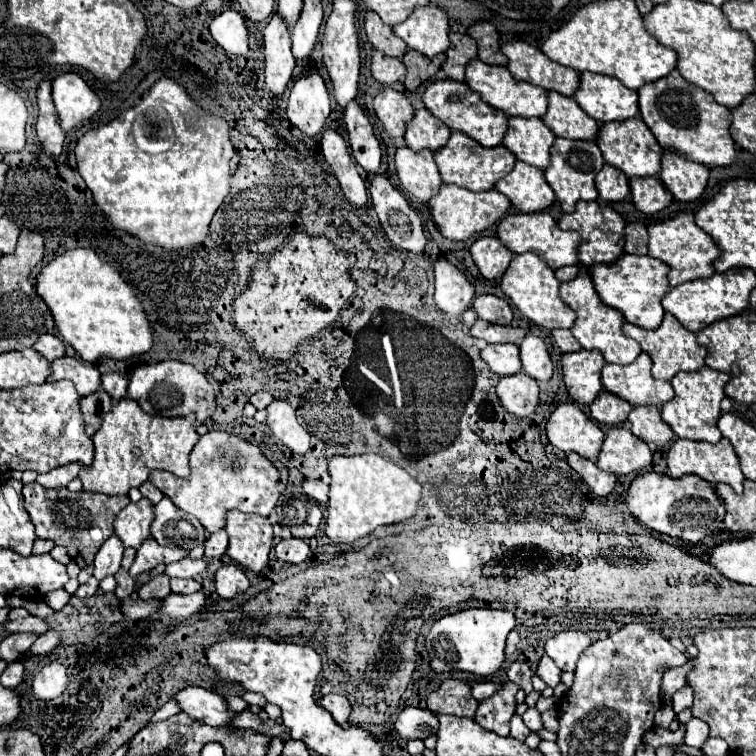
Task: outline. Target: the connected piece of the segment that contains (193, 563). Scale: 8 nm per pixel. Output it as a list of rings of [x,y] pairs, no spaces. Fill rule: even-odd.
[[[183,559],[177,563],[171,563],[165,567],[167,577],[179,577],[179,579],[191,579],[201,575],[207,569],[205,559]]]

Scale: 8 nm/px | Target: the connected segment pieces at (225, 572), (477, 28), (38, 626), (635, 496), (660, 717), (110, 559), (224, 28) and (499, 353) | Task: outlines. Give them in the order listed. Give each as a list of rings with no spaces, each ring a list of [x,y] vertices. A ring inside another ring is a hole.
[[[231,563],[231,565],[223,565],[215,573],[215,587],[217,587],[219,597],[233,599],[239,593],[243,593],[243,591],[249,589],[249,579],[247,579],[247,575],[243,573],[241,567],[237,567],[237,565]]]
[[[479,21],[467,31],[479,43],[479,59],[487,65],[507,65],[507,57],[501,53],[499,33],[489,21]]]
[[[29,615],[27,619],[15,619],[15,621],[7,619],[7,621],[3,623],[3,627],[5,627],[7,633],[29,631],[29,633],[41,633],[41,635],[43,635],[43,633],[47,631],[47,623],[45,623],[43,619],[39,619],[39,617],[33,617],[33,615]]]
[[[653,471],[637,475],[627,491],[627,507],[643,525],[651,527],[653,531],[669,537],[679,537],[689,543],[699,543],[707,535],[721,529],[725,517],[725,507],[715,491],[715,485],[695,475],[687,475],[681,479],[673,479],[669,475]]]
[[[663,705],[657,713],[655,713],[655,725],[657,727],[669,727],[669,723],[675,719],[675,711],[669,705]]]
[[[113,535],[113,537],[109,537],[103,545],[101,545],[101,549],[99,549],[99,553],[95,555],[95,577],[97,577],[97,581],[101,581],[101,579],[105,579],[107,575],[115,575],[117,571],[119,571],[119,567],[121,567],[121,559],[123,559],[123,543],[119,541],[119,537],[117,535]]]
[[[227,9],[221,15],[217,15],[211,25],[209,31],[213,35],[213,39],[227,51],[227,53],[235,53],[235,55],[245,55],[249,51],[249,31],[245,25],[245,17],[243,13],[235,11],[235,9]]]
[[[497,343],[487,345],[481,351],[481,359],[491,367],[493,373],[499,377],[515,375],[521,371],[521,359],[519,359],[519,347],[513,343]]]

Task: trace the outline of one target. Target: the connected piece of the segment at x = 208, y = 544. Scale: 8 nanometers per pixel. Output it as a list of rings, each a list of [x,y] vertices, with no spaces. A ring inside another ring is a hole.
[[[219,531],[219,533],[213,533],[207,541],[205,541],[205,557],[207,559],[213,559],[213,557],[221,557],[225,555],[229,547],[229,537],[225,531]]]

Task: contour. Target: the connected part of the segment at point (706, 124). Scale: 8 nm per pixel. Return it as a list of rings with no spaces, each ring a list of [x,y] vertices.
[[[679,71],[639,89],[641,119],[665,151],[675,151],[689,161],[727,167],[735,161],[735,141],[729,135],[729,109],[719,105],[711,93],[687,83]]]

